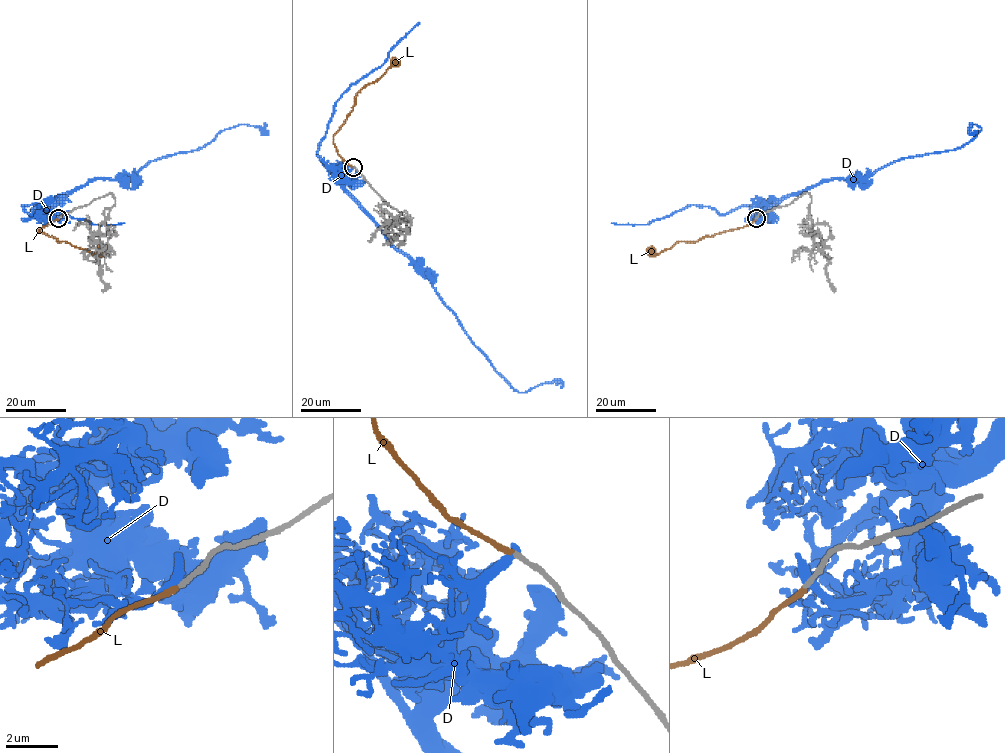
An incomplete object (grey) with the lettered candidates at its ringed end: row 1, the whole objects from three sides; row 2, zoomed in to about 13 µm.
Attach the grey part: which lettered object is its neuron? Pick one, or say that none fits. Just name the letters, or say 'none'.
L

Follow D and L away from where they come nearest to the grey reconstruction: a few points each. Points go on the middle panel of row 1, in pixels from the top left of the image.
D: (354, 167), (344, 189), (426, 277), (496, 371), (520, 393), (560, 381), (561, 388)
L: (353, 167), (338, 153), (332, 135), (352, 109), (356, 95), (395, 63)

